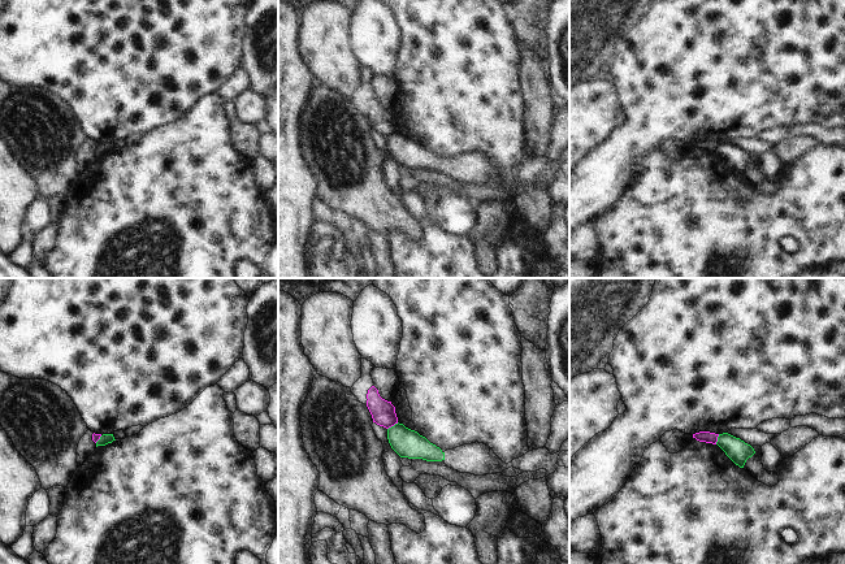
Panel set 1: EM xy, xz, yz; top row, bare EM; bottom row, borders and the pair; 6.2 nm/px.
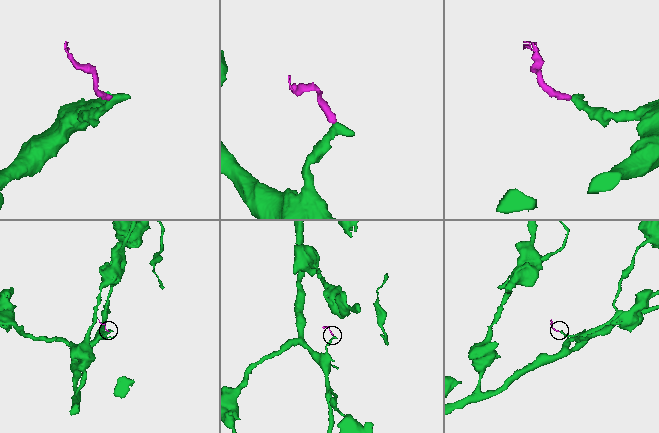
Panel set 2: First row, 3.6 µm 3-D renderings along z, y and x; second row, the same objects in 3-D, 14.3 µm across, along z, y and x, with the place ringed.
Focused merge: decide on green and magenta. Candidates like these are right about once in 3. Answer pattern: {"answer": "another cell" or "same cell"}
{"answer": "another cell"}

